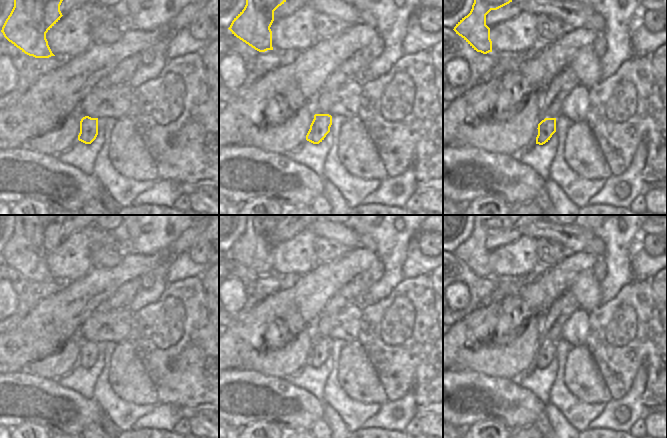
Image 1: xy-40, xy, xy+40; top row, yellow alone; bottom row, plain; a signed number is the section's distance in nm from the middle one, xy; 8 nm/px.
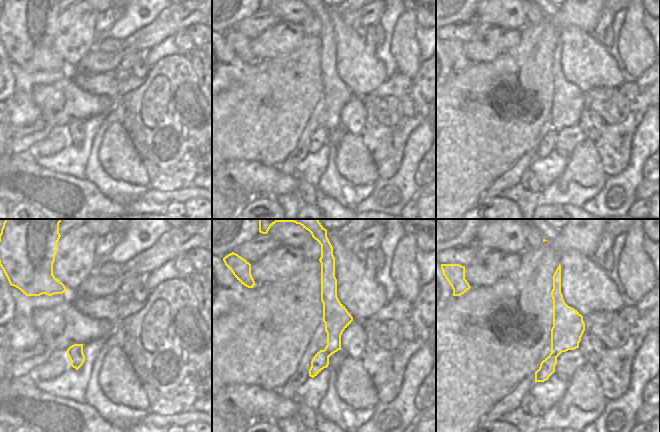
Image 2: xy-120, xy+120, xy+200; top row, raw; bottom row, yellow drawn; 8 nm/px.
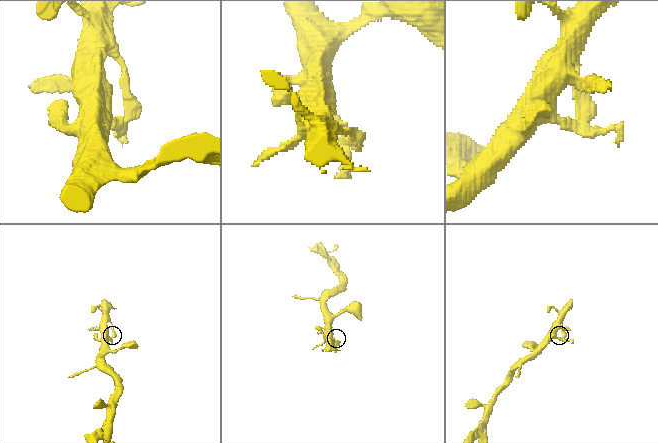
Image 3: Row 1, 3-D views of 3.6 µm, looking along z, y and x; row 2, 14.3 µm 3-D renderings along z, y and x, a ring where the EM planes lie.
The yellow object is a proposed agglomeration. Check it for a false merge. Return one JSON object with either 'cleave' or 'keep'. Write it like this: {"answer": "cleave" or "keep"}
{"answer": "keep"}

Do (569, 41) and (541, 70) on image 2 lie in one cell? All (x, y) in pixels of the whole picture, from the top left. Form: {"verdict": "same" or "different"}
{"verdict": "different"}

